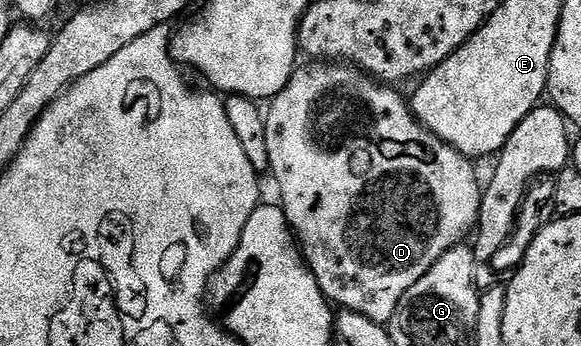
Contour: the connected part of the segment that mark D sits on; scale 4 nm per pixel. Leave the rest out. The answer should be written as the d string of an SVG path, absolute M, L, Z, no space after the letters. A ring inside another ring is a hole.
M310 64L295 69L289 84L277 94L269 103L266 115L266 131L268 132L268 160L270 161L269 173L274 174L274 182L278 185L278 194L282 211L298 240L302 251L302 257L306 265L316 276L324 296L335 307L342 310L351 310L360 316L368 316L368 320L389 323L390 318L396 312L396 304L448 252L453 246L459 245L466 233L477 227L478 213L480 212L480 200L483 187L478 186L478 174L474 171L475 163L466 158L460 152L456 152L448 143L442 142L426 127L422 126L414 113L410 111L410 103L404 97L397 94L395 87L383 84L365 74L350 64Z

